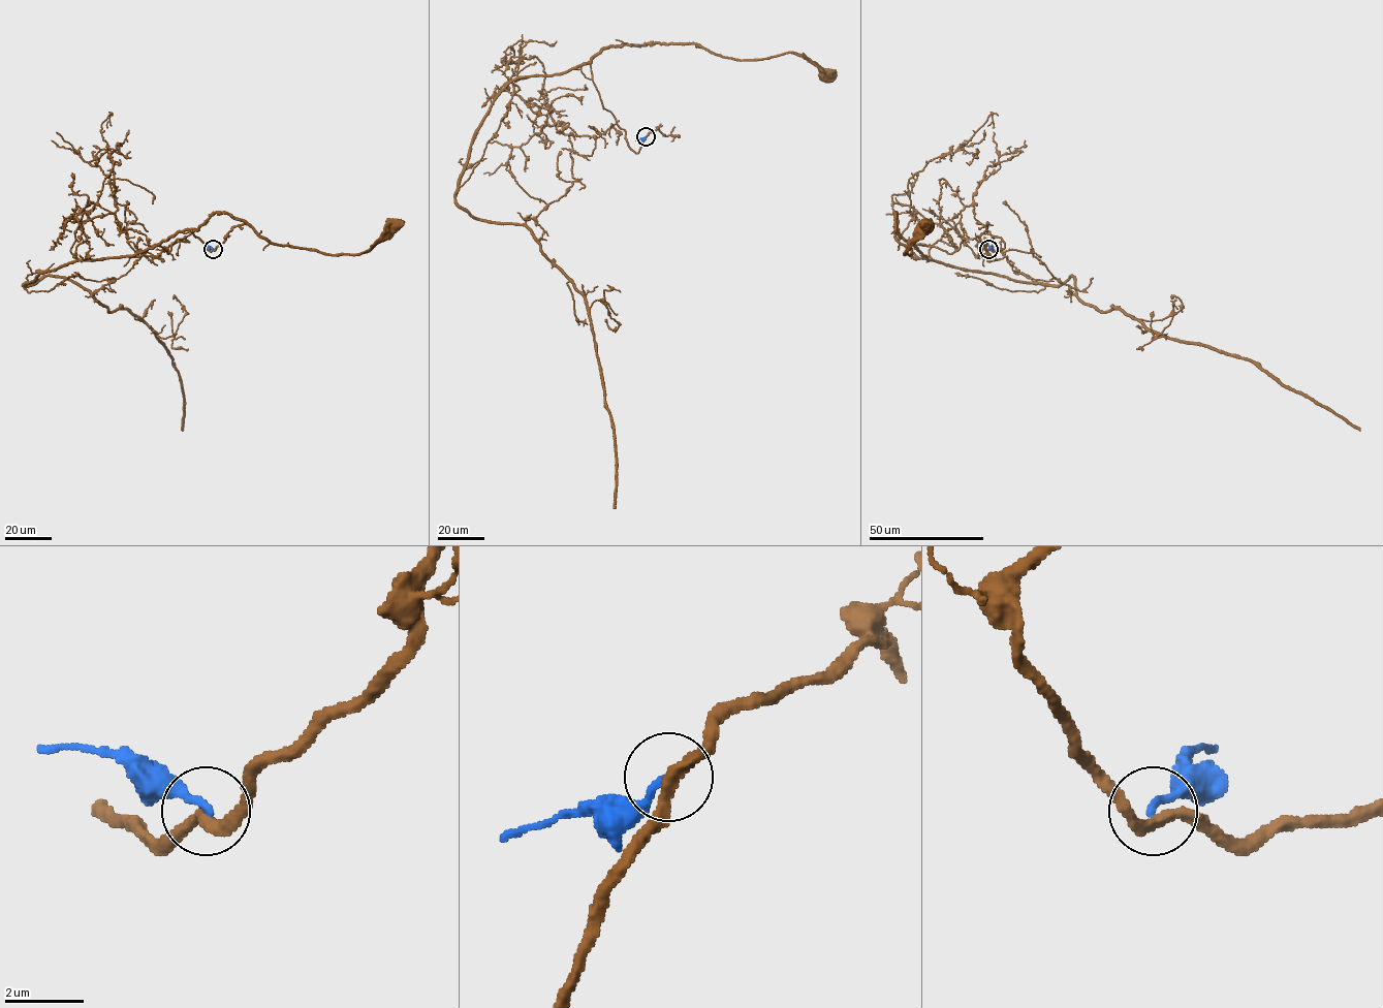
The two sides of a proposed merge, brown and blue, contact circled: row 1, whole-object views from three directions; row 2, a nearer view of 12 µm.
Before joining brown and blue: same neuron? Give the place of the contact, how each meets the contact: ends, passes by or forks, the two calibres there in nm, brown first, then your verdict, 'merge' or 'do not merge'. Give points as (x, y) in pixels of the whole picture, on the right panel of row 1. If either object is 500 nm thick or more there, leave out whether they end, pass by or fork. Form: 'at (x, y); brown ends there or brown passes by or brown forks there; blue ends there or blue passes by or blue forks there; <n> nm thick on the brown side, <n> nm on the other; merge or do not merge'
at (988, 249); brown passes by; blue ends there; 300 nm thick on the brown side, 200 nm on the other; do not merge

